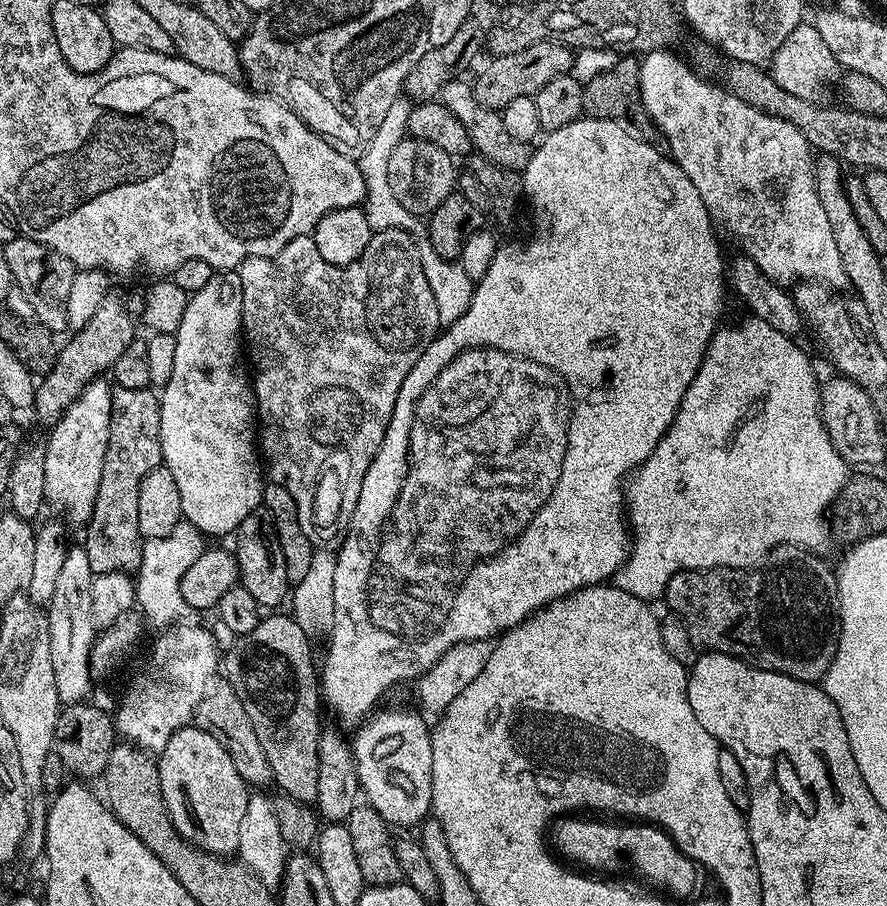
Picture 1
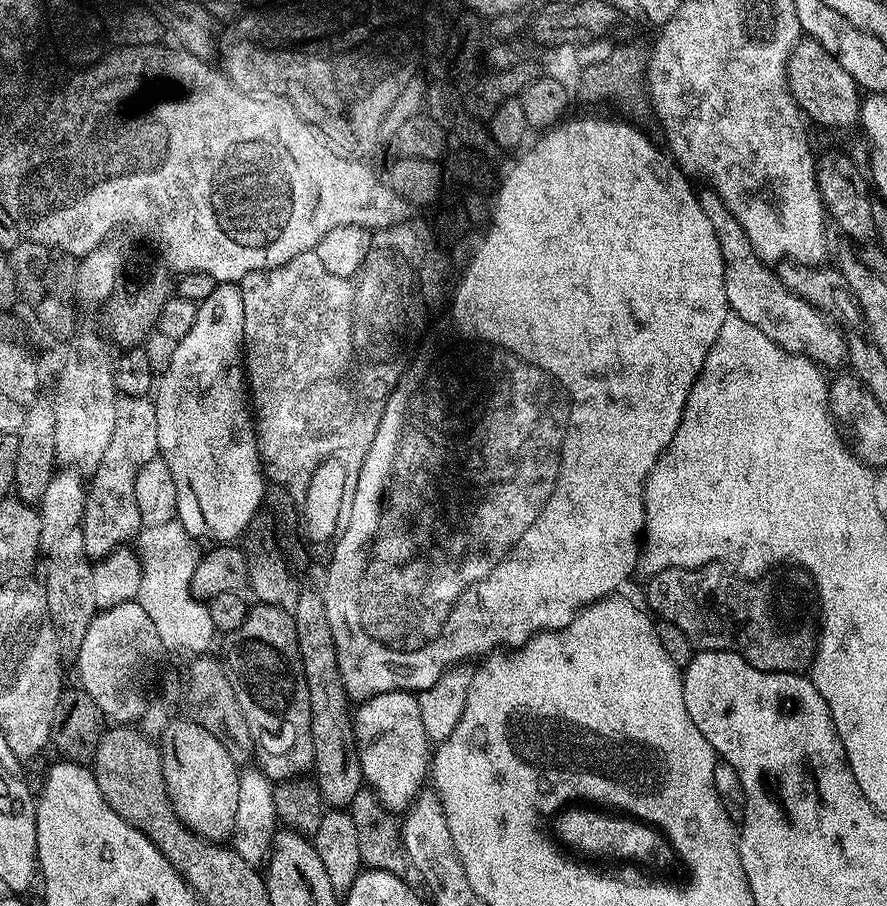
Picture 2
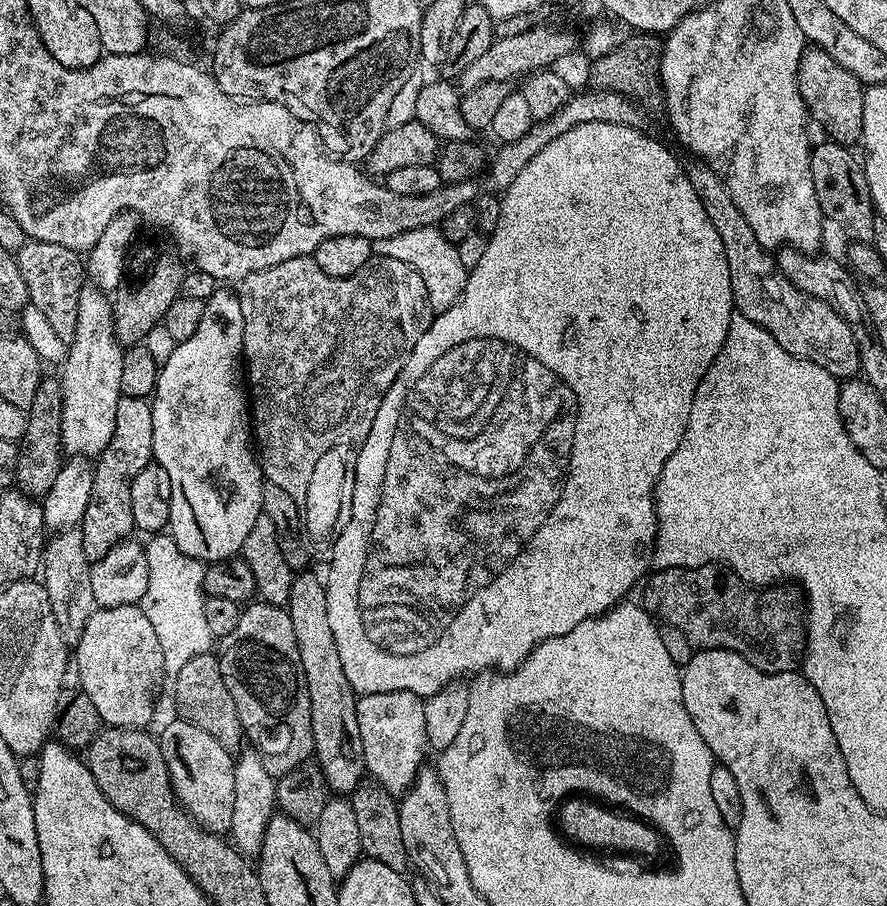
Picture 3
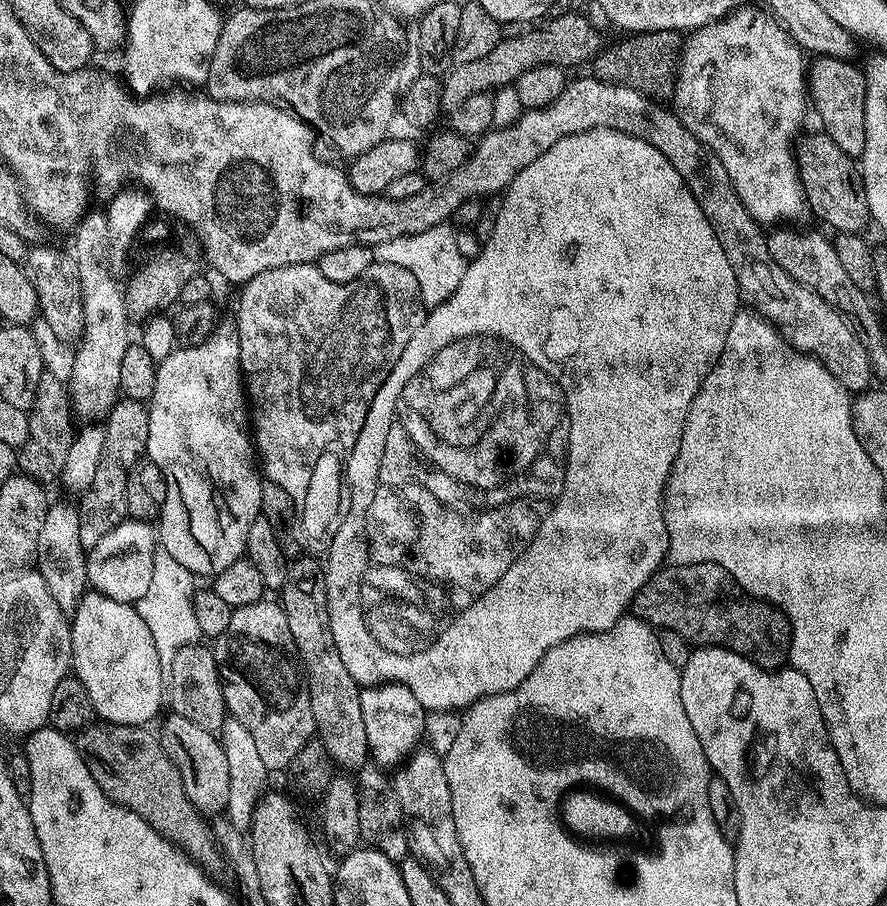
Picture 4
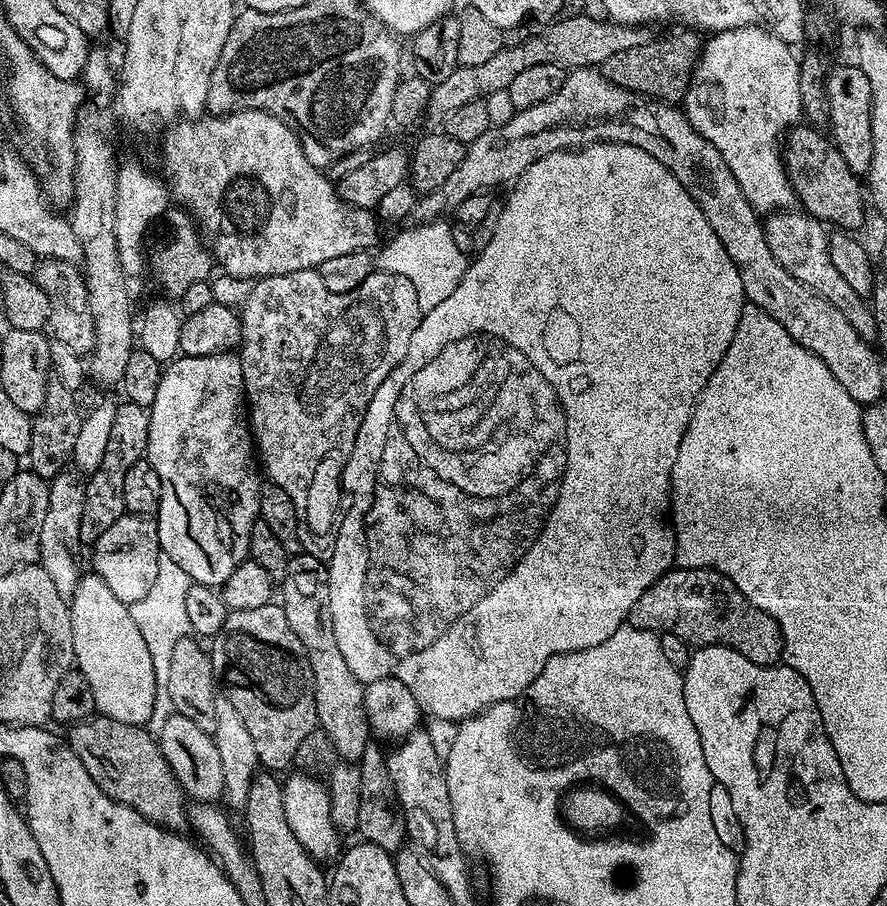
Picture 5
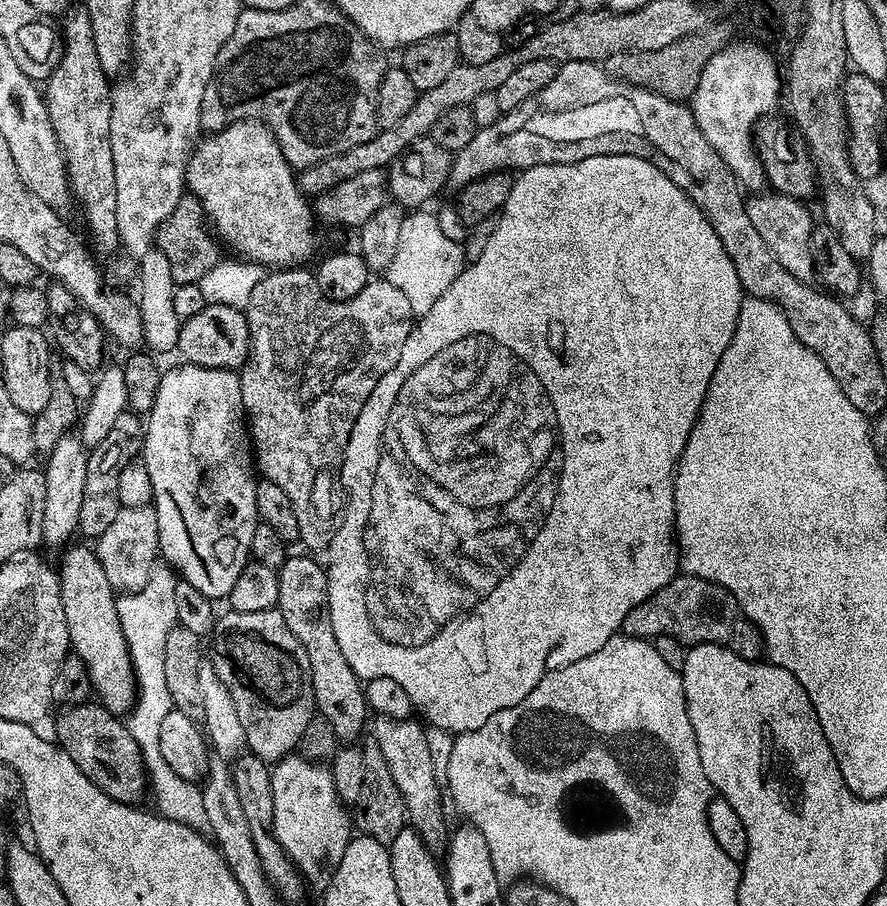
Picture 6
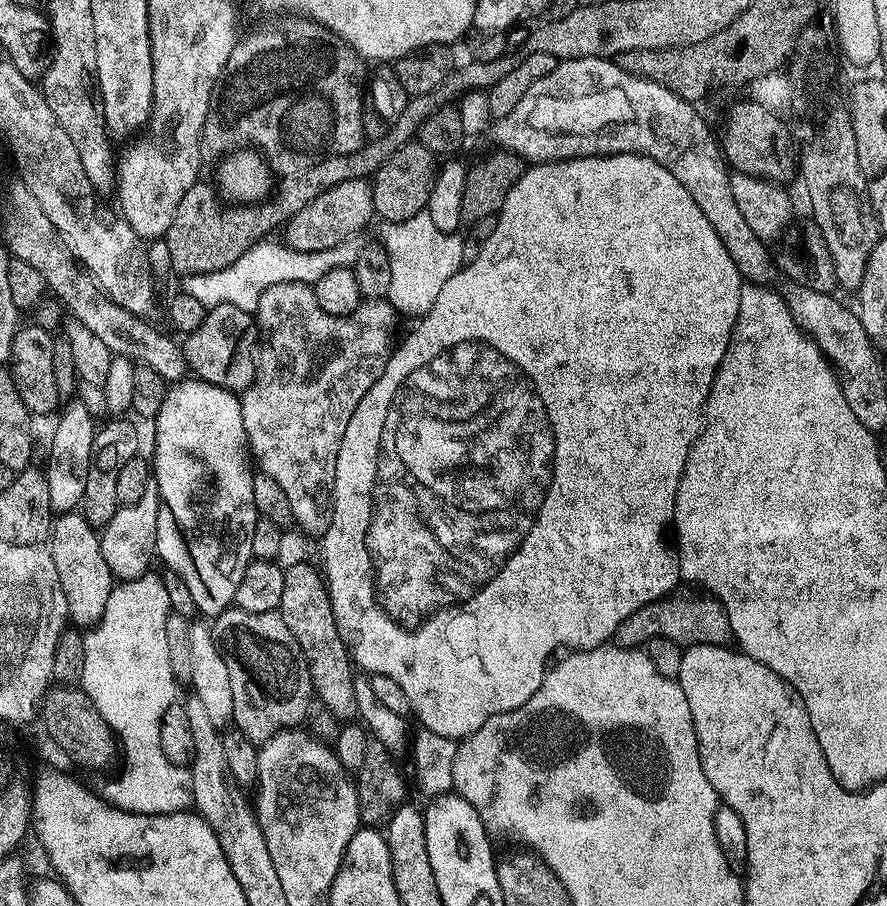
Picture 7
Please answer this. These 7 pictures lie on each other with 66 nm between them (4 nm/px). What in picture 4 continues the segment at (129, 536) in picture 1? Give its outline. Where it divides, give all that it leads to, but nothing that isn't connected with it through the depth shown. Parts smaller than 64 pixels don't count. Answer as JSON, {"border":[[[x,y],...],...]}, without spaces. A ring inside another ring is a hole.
{"border":[[[117,399],[116,405],[109,410],[102,429],[105,441],[102,443],[102,454],[95,471],[94,482],[90,483],[89,488],[78,500],[80,510],[78,538],[82,538],[82,546],[86,550],[98,546],[98,542],[102,542],[102,538],[106,538],[110,530],[114,530],[123,520],[129,519],[126,506],[128,473],[145,455],[150,434],[150,418],[145,401]]]}

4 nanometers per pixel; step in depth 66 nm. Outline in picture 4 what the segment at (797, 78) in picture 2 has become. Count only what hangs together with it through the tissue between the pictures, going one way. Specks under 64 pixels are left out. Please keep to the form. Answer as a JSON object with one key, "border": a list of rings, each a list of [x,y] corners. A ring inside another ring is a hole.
{"border":[[[816,56],[806,72],[806,83],[811,107],[820,115],[823,131],[828,133],[842,150],[859,158],[866,146],[866,82],[864,73],[855,68],[852,60],[839,60],[833,56]]]}

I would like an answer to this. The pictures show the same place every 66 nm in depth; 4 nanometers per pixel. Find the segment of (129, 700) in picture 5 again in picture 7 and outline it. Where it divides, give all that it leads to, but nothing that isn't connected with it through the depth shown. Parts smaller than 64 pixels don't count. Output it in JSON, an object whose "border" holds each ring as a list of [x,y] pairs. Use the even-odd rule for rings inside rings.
{"border":[[[63,513],[54,521],[49,533],[48,549],[66,594],[69,621],[75,627],[95,627],[105,612],[105,604],[114,587],[112,571],[102,555],[99,535],[81,513]]]}

